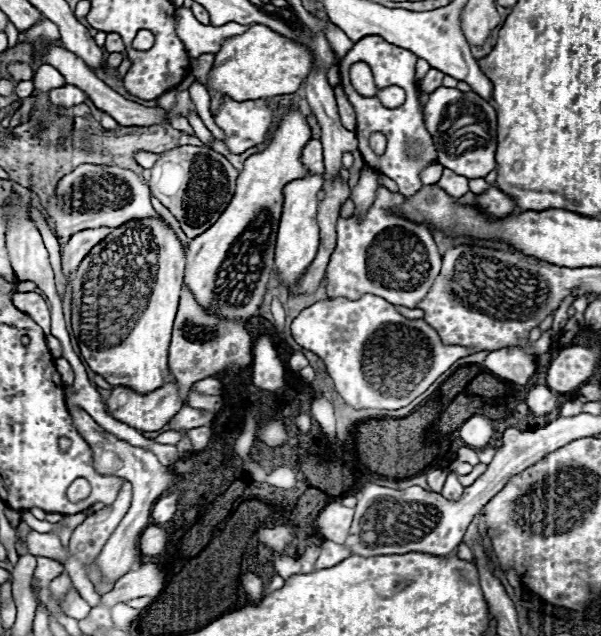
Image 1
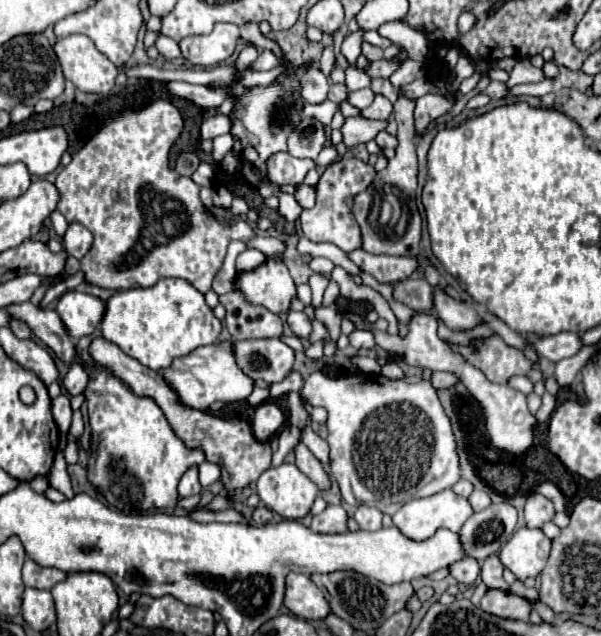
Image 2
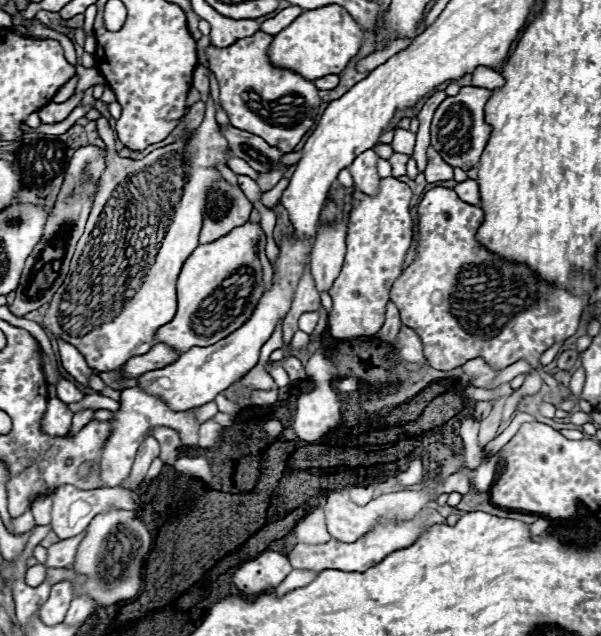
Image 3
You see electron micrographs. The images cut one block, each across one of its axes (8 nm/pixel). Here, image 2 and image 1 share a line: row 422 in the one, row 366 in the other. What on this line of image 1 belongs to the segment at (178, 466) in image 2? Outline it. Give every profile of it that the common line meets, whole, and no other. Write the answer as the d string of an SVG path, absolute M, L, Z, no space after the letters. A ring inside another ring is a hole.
M132 220L102 240L82 260L74 278L72 330L88 366L112 386L128 386L138 394L150 394L168 382L176 382L168 370L168 344L184 282L184 248L170 226L158 220ZM154 280L152 288L144 288ZM134 286L140 288L134 288Z

